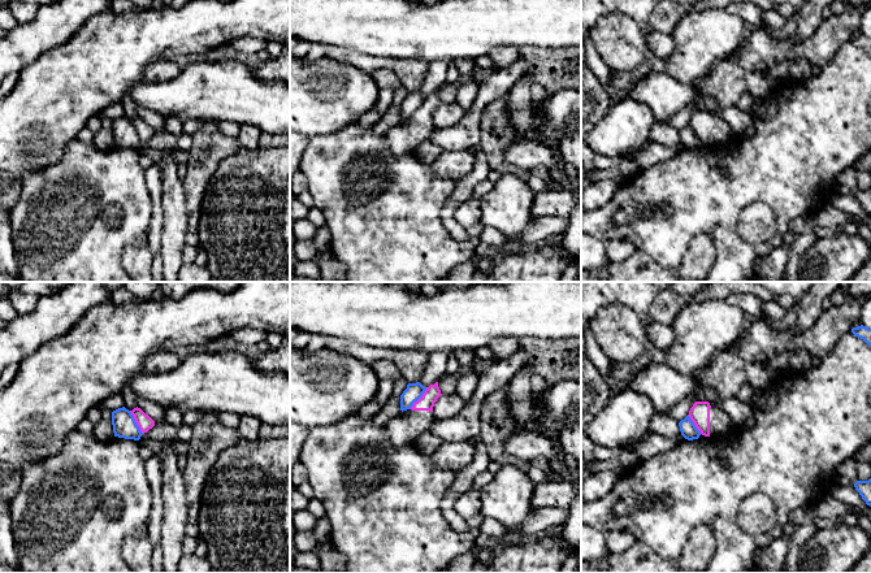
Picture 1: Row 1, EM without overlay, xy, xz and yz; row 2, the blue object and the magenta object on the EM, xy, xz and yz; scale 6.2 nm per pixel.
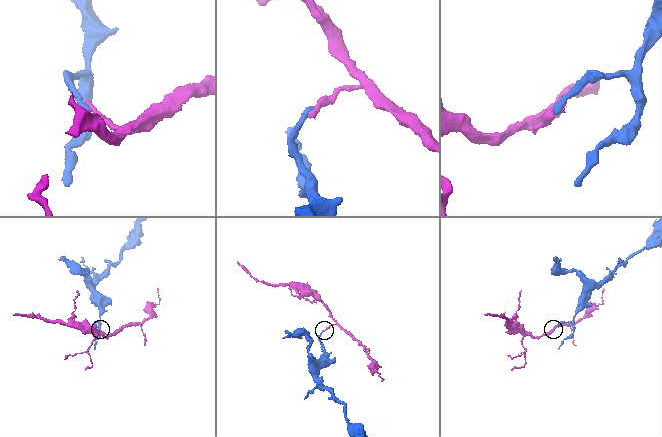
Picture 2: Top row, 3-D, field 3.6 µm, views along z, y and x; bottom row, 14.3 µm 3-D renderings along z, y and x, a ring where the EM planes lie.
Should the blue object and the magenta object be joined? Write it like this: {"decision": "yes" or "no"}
{"decision": "no"}

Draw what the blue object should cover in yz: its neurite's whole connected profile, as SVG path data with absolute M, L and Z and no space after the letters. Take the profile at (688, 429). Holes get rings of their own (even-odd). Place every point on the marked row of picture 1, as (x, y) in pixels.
M686 416L684 420L679 422L681 435L688 439L698 439L701 435L701 431L696 427L694 422L690 420L689 416Z

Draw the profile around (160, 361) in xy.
M157 351L148 356L143 372L147 374L165 373L178 368L181 363L176 351Z

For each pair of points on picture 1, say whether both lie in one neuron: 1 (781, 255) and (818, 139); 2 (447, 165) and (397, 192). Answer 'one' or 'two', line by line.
1: two
2: two

